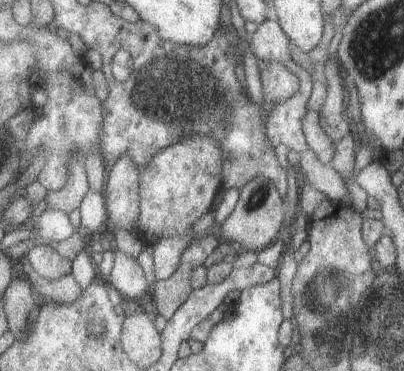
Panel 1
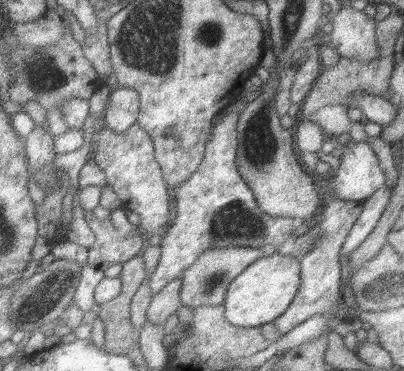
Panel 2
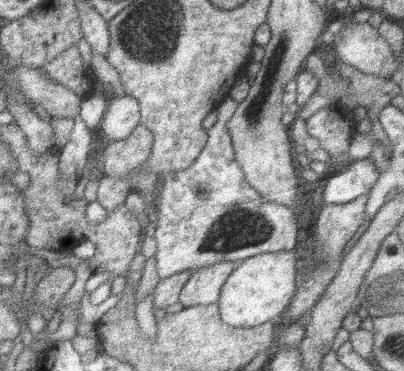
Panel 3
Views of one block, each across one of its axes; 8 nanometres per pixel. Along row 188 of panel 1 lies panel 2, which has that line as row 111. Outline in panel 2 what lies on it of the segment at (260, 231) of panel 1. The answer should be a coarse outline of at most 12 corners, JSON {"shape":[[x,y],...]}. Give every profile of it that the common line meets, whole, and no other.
{"shape":[[281,70],[239,120],[239,172],[263,212],[315,220],[315,178],[281,126]]}

